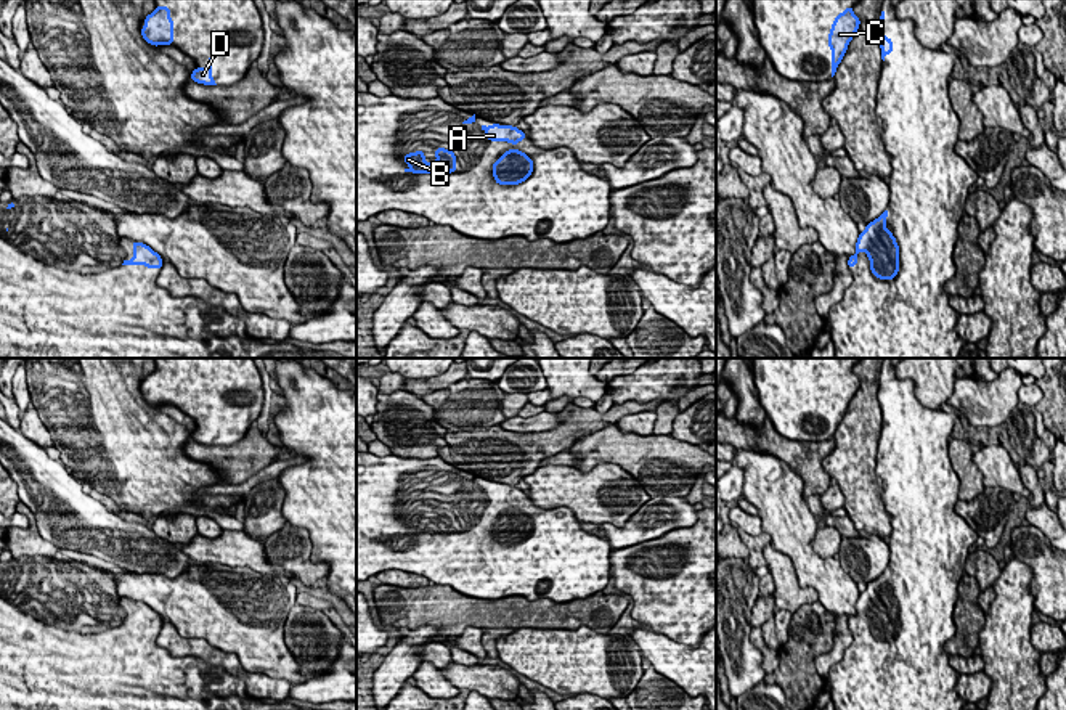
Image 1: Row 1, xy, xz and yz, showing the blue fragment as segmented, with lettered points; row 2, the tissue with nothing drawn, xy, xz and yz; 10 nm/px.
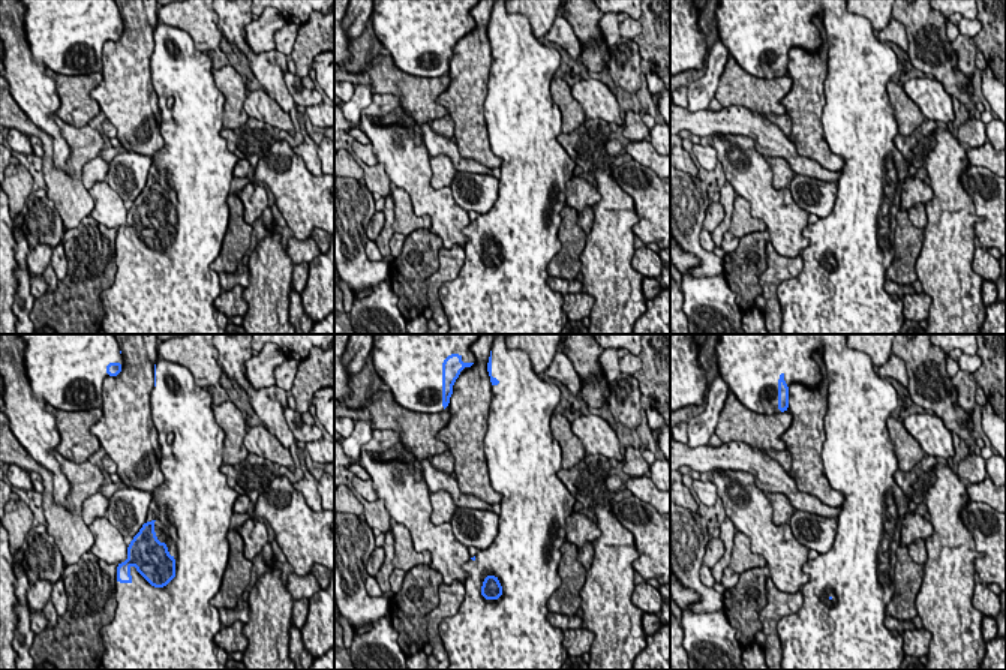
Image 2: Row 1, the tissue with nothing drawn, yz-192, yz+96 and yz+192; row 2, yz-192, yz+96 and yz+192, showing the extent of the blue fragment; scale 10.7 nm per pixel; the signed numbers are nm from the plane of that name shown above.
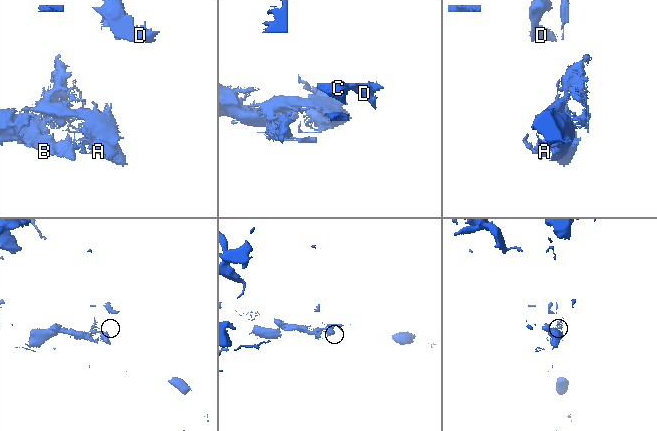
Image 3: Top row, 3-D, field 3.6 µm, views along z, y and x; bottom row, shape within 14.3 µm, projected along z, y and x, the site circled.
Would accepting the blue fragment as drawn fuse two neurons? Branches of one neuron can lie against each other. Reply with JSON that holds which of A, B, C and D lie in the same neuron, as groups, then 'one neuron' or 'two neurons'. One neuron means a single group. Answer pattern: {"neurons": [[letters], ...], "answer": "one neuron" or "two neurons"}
{"neurons": [["A", "B", "C", "D"]], "answer": "one neuron"}

